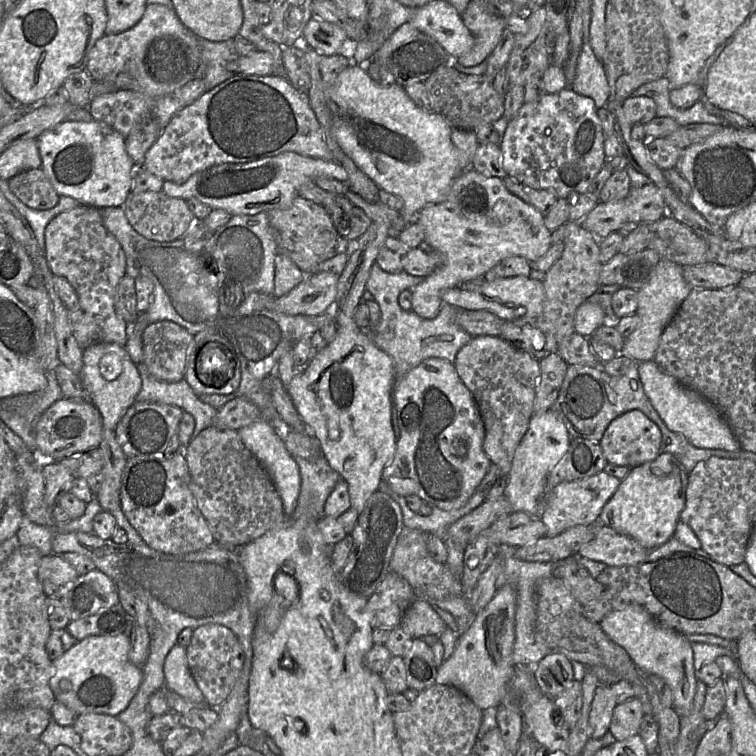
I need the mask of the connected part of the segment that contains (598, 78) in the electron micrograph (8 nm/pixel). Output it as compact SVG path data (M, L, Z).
M590 24L583 29L583 44L578 57L576 77L570 87L574 92L593 99L597 109L609 102L610 87L602 62L590 44Z

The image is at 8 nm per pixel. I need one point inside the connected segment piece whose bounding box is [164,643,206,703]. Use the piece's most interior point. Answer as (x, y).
(178, 678)

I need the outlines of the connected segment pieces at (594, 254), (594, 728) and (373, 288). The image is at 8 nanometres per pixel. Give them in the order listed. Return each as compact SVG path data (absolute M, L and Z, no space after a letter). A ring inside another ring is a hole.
M568 220L564 225L563 253L560 259L545 272L542 281L545 298L542 312L535 323L545 336L546 349L549 353L556 352L559 343L575 332L574 316L577 308L601 285L599 275L603 263L600 260L599 239L580 223Z
M599 684L595 691L589 712L589 738L599 739L606 734L610 728L613 710L616 706L615 696L609 685Z
M377 262L370 269L366 289L378 303L381 316L376 326L363 330L378 348L393 359L396 381L427 358L446 359L454 364L458 351L473 337L457 325L455 321L457 308L448 303L442 304L439 314L433 319L421 318L413 311L405 311L400 307L398 302L400 293L406 289L412 290L424 279L405 271L388 273L382 270Z

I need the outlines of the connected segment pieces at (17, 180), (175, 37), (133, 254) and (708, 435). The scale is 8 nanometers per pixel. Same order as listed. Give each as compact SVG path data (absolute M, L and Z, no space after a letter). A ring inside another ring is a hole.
M41 167L16 174L9 180L9 187L22 202L37 210L51 209L60 199Z
M148 4L143 17L135 26L120 33L104 35L96 42L90 52L86 69L94 81L113 83L119 91L161 97L193 80L201 60L197 36L181 23L174 9L161 4Z
M122 206L98 208L106 229L120 243L126 257L126 275L136 278L140 275L150 278L154 289L149 308L139 313L134 322L128 323L128 339L125 344L132 361L138 365L143 361L142 335L146 327L157 321L169 320L188 330L193 336L201 331L222 335L217 325L228 325L227 313L234 312L244 296L258 292L274 295L275 260L278 254L276 242L271 233L267 212L233 215L230 220L211 235L198 241L178 238L160 242L139 234L129 223Z
M653 359L638 363L638 374L644 392L671 431L682 434L695 447L727 451L742 449L726 420L710 401L661 371Z

